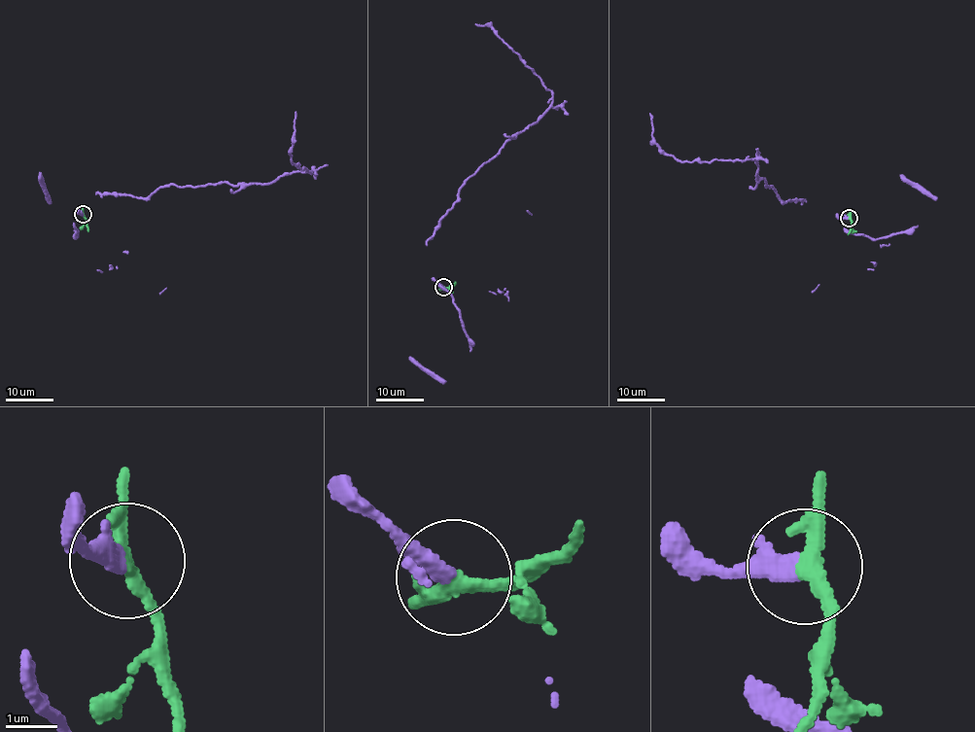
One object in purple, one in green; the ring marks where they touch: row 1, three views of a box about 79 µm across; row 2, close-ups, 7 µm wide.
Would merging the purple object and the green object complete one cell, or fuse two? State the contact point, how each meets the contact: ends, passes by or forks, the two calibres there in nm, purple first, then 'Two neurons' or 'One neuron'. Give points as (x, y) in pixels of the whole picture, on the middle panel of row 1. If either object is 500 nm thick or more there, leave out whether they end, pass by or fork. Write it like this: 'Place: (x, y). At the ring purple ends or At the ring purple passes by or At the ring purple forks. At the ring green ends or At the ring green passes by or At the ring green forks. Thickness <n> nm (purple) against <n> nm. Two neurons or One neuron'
Place: (443, 287). At the ring purple ends. At the ring green passes by. Thickness 320 nm (purple) against 240 nm. Two neurons

